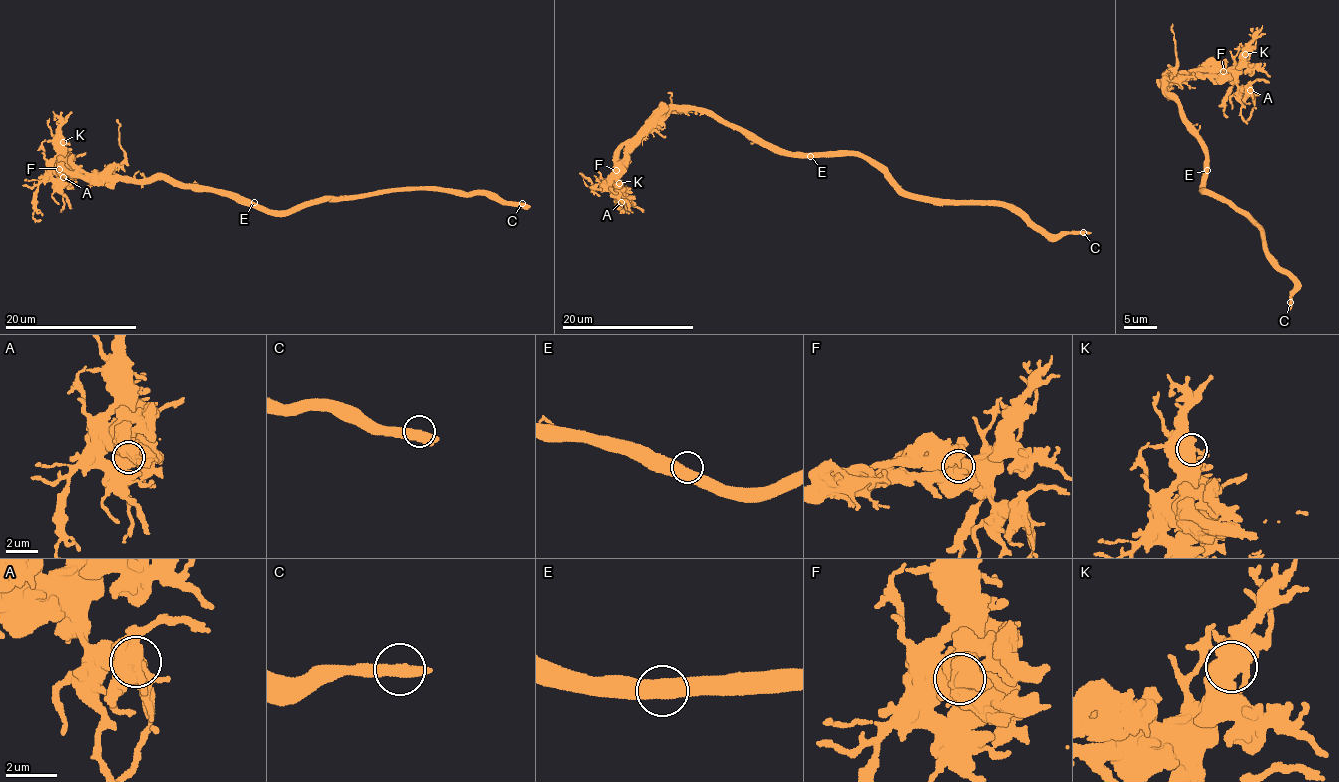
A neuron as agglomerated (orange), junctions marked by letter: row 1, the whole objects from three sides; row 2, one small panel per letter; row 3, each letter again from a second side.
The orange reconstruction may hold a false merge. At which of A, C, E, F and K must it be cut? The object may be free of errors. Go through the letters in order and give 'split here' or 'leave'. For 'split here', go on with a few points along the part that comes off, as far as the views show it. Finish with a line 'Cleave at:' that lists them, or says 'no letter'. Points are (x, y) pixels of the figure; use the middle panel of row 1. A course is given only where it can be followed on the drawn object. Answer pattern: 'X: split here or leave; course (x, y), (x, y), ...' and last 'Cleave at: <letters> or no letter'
A: leave
C: leave
E: leave
F: split here; course (615, 170), (623, 156), (664, 116), (676, 112), (668, 92)
K: leave
Cleave at: F

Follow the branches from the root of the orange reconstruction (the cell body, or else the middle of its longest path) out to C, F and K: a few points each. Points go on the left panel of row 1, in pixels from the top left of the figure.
C: (250, 206), (272, 210), (296, 210), (335, 196), (439, 189), (468, 194), (476, 191), (522, 203)
F: (250, 206), (241, 204), (232, 197), (159, 178), (125, 182), (67, 173), (59, 168)
K: (250, 206), (232, 197), (159, 178), (125, 182), (67, 173), (57, 163), (63, 142)

